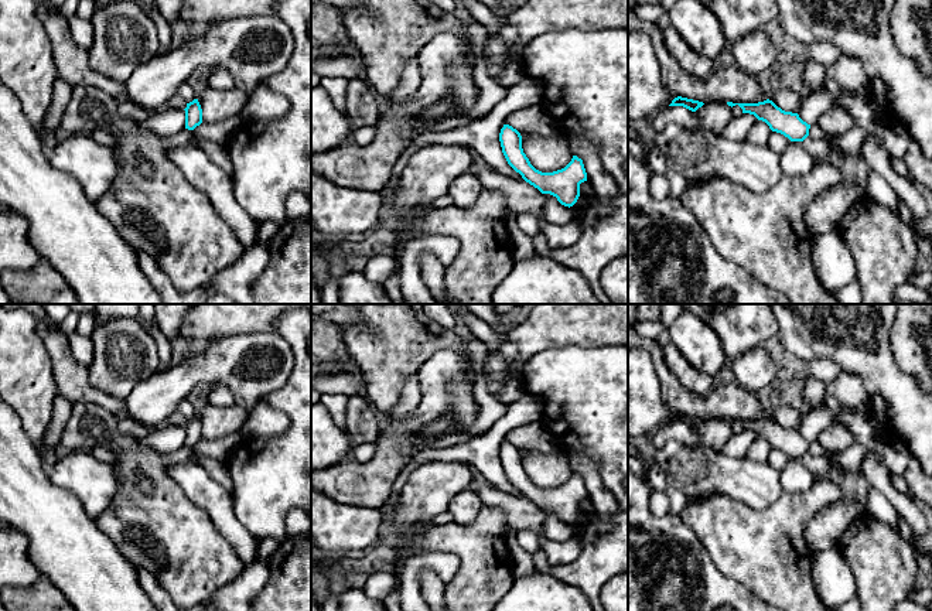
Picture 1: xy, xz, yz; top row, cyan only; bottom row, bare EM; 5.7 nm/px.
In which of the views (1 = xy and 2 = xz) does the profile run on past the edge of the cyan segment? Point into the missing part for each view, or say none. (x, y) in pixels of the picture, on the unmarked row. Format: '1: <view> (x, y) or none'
1: none
2: none

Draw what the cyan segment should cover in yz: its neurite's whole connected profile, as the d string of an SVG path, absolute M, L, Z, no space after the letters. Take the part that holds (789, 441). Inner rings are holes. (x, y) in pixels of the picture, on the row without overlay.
M769 416L758 420L727 419L727 421L731 424L738 421L742 430L754 431L758 437L765 438L772 448L791 457L788 465L781 471L781 484L785 492L802 492L815 482L815 475L802 462L802 458L809 453L810 441L803 438L798 430L785 429Z

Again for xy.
M198 416L187 420L185 427L185 446L194 447L202 440L202 426Z

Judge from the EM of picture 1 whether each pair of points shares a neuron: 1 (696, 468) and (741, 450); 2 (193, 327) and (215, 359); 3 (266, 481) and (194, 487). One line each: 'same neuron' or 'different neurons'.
1: different neurons
2: different neurons
3: different neurons

